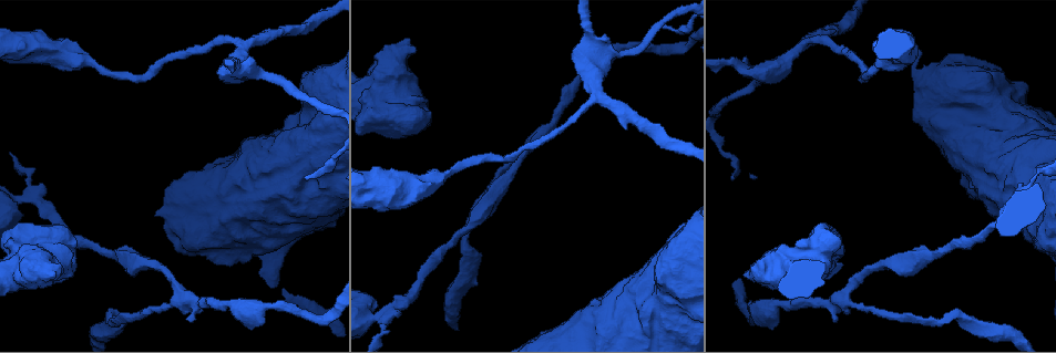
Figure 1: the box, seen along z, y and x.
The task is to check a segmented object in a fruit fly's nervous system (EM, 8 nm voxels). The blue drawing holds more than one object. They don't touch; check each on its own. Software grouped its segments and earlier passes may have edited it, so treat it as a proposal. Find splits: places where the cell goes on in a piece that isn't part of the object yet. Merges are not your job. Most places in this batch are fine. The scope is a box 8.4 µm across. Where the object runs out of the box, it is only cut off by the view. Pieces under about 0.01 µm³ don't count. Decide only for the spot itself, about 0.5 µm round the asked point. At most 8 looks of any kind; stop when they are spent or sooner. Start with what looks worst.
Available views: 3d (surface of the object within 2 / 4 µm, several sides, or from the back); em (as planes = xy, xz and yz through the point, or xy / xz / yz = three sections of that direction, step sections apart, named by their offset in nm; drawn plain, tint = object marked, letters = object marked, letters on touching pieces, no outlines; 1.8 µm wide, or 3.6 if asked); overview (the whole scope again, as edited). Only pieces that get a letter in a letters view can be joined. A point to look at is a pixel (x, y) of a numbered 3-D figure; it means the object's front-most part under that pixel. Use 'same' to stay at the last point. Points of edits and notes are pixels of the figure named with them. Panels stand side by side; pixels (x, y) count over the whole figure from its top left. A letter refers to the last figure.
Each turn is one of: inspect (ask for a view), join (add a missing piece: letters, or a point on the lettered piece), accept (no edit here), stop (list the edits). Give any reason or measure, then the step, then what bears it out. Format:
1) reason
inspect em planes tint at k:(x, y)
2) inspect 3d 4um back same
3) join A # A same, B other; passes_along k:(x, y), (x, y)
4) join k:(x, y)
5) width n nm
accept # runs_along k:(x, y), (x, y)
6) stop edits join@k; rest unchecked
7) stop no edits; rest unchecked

calibre changes
inspect 3d 4um at 1:(397, 56)

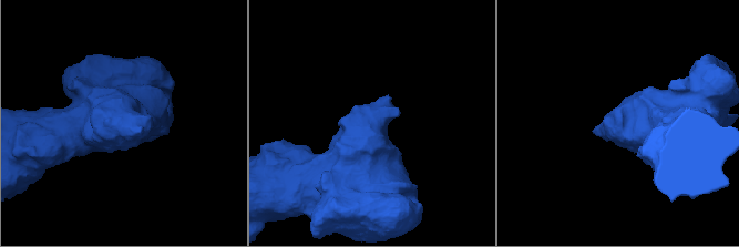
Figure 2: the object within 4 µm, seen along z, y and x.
inspect em 3.6um yz step 16 tint at 2:(372, 121)

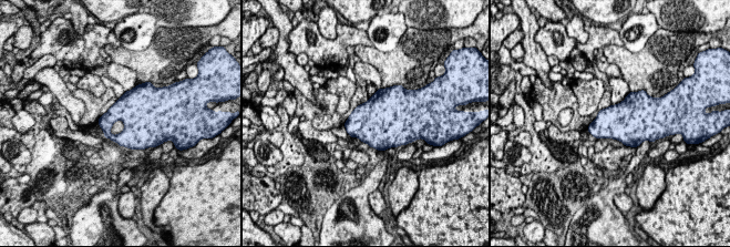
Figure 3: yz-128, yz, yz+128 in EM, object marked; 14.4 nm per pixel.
inspect em 3.6um planes letters same

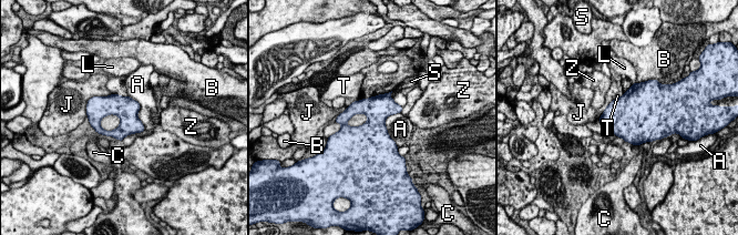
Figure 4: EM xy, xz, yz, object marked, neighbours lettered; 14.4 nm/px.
width 340 nm
accept # A other, B other, C other, J other, L other, S other, T other, Z other; border 4:(396, 112), (386, 130), (398, 146); no lettered piece goes on from it

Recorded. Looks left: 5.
long arm stops here
inspect 3d 2um at 1:(732, 177)

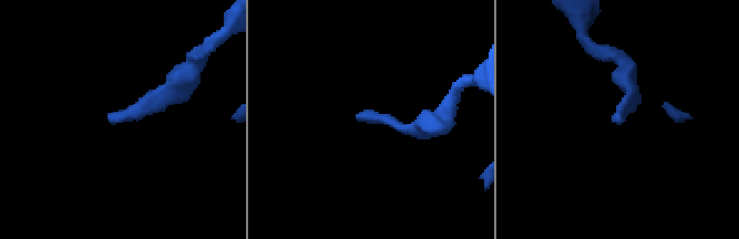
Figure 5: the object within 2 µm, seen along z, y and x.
inspect em planes letters at 5:(109, 115)

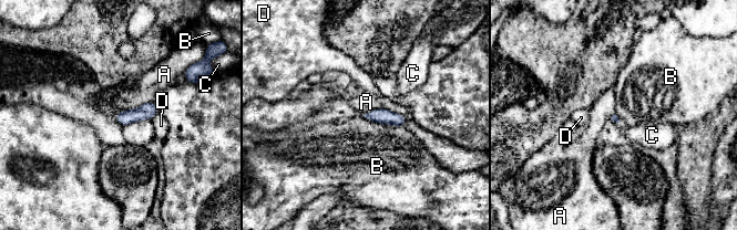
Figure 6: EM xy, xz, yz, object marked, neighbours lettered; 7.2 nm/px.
longest_contact B 320 nm
accept # A other, B other, C other, D other; border 6:(152, 100), (115, 115); no lettered piece goes on from it

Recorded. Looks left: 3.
sharp bend
inspect 3d 4um at 1:(594, 100)

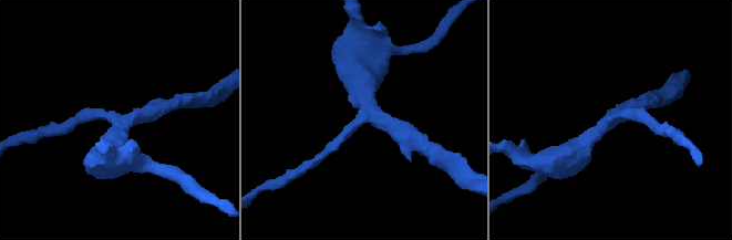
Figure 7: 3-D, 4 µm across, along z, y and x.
need the tissue
inspect em 3.6um yz step 8 tint at 7:(609, 117)

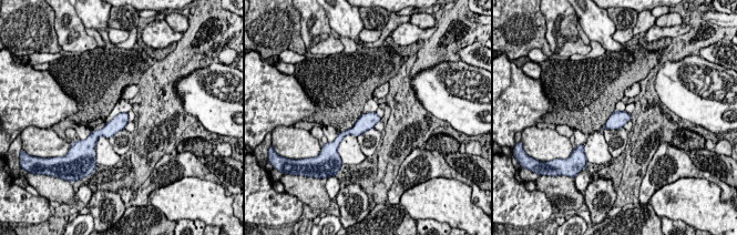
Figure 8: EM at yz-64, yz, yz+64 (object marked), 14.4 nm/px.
inspect em 3.6um planes letters same

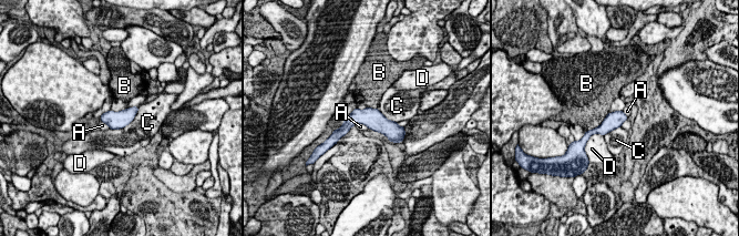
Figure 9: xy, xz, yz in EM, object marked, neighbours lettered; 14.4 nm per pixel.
arms 3
accept # A other, B other, C other, D other; border 9:(608, 112), (598, 125), (586, 131); none of them fits

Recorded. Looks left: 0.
stop no edits; rest unchecked

